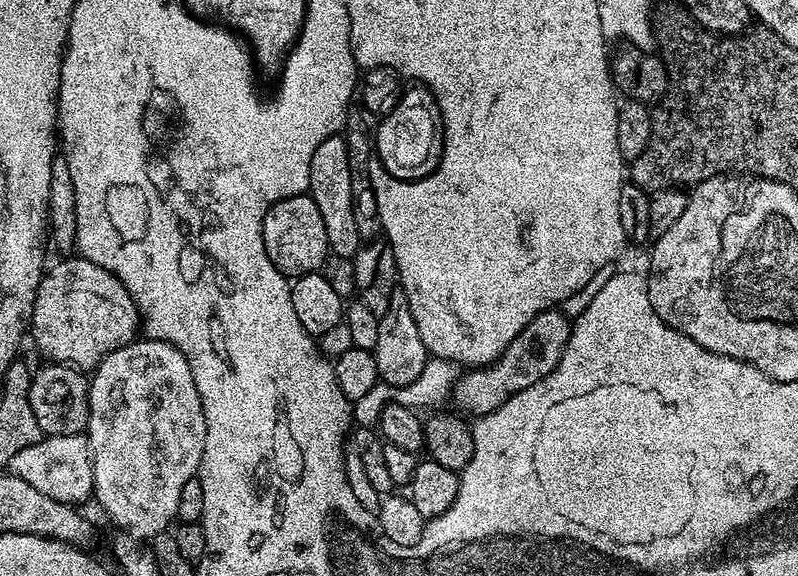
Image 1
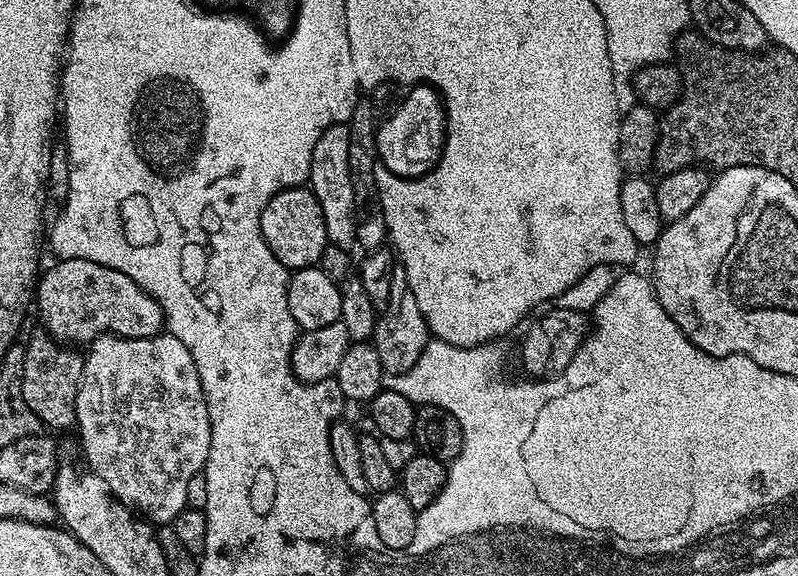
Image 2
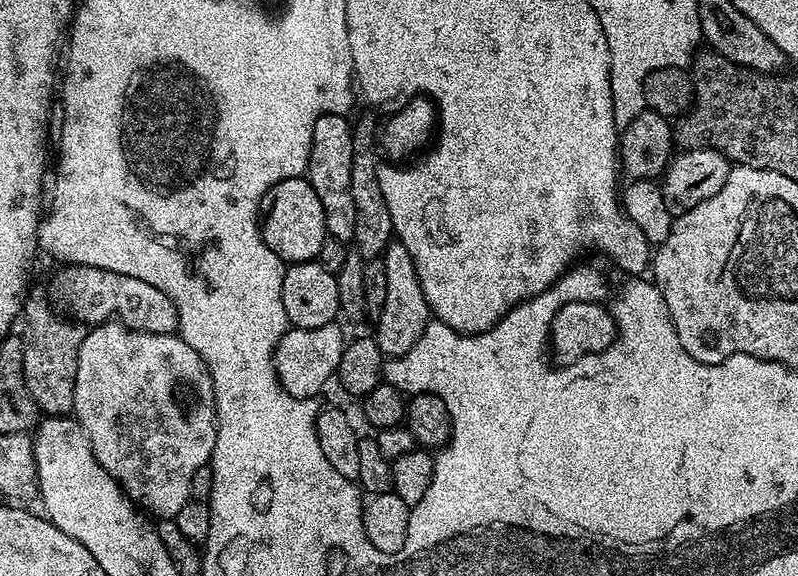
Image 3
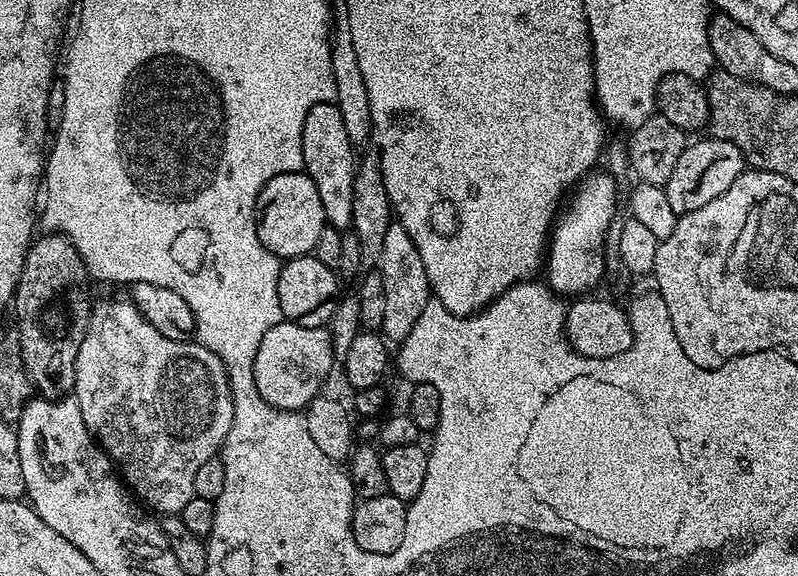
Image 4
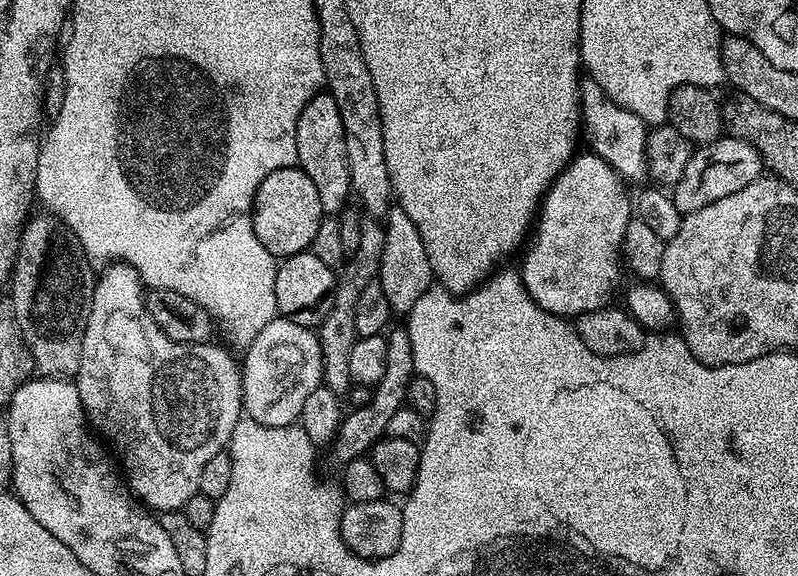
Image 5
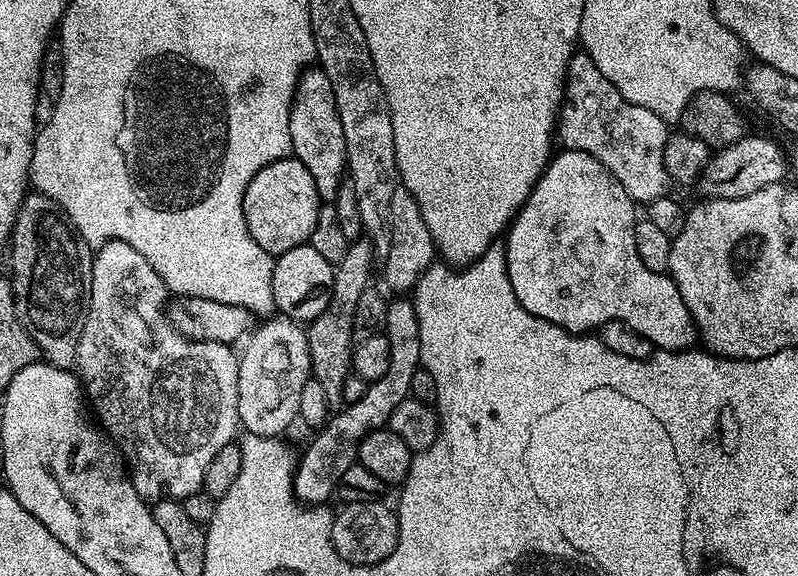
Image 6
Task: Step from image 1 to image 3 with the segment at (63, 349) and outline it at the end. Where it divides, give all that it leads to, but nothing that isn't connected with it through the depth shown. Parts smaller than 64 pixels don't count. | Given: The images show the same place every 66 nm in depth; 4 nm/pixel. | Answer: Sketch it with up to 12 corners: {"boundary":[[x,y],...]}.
{"boundary":[[70,264],[50,300],[81,325],[173,335],[174,302],[142,278]]}

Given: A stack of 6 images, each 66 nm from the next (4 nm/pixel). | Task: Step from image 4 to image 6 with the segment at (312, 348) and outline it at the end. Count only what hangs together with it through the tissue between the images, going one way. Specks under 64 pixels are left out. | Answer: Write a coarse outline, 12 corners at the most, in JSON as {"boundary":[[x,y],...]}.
{"boundary":[[259,325],[239,353],[245,433],[280,438],[295,407],[272,408],[276,380],[298,402],[312,379],[307,331]]}

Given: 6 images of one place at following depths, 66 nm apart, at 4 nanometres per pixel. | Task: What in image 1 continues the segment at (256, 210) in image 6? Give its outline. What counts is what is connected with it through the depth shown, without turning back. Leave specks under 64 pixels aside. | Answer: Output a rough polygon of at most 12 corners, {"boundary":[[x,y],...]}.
{"boundary":[[318,202],[269,206],[262,242],[289,278],[320,272],[330,255]]}

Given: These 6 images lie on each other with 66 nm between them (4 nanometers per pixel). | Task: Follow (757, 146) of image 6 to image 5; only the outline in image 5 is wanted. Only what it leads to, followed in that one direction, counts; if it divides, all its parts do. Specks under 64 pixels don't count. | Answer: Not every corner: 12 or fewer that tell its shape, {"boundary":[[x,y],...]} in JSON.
{"boundary":[[724,134],[693,151],[670,195],[697,212],[761,179],[750,142]]}

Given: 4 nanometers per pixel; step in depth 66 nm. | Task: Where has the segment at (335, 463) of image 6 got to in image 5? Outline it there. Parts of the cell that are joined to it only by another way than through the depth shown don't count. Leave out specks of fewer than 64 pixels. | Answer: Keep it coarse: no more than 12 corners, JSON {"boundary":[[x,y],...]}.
{"boundary":[[407,327],[386,339],[386,374],[366,406],[340,421],[330,451],[340,466],[371,453],[405,407],[414,350]]}

